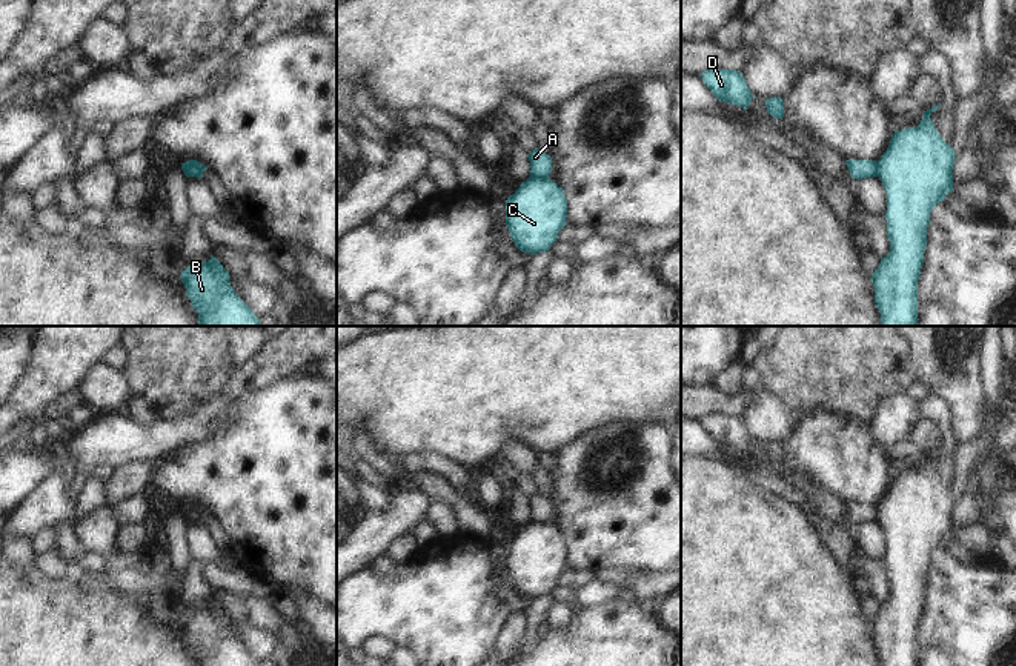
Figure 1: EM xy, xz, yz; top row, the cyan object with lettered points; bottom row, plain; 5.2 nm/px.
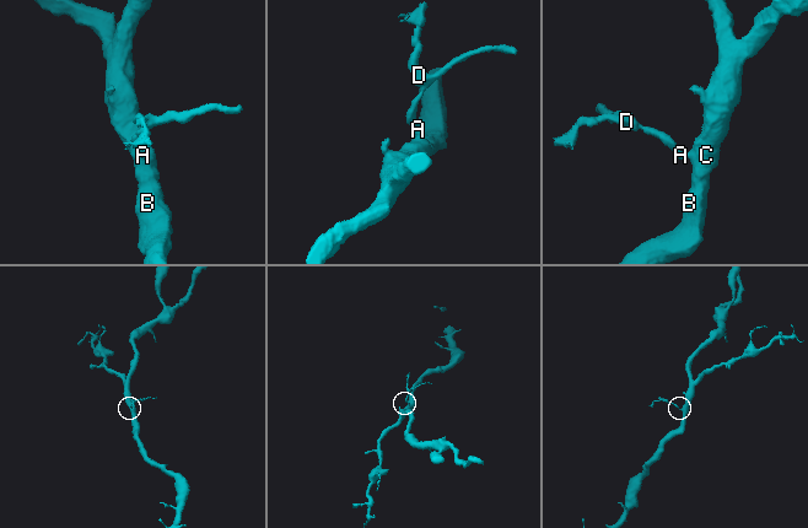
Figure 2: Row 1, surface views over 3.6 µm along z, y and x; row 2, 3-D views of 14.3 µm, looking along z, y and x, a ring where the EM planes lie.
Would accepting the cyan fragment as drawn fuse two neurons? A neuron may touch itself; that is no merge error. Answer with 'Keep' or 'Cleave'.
Cleave

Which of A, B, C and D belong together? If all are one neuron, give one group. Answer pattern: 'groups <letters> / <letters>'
groups A D / B C

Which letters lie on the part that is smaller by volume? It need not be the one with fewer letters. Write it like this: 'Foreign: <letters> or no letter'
Foreign: A, D

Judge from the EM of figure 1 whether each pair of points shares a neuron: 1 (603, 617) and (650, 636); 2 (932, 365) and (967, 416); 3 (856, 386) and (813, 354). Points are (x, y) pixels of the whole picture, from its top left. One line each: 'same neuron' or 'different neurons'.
1: same neuron
2: same neuron
3: same neuron

